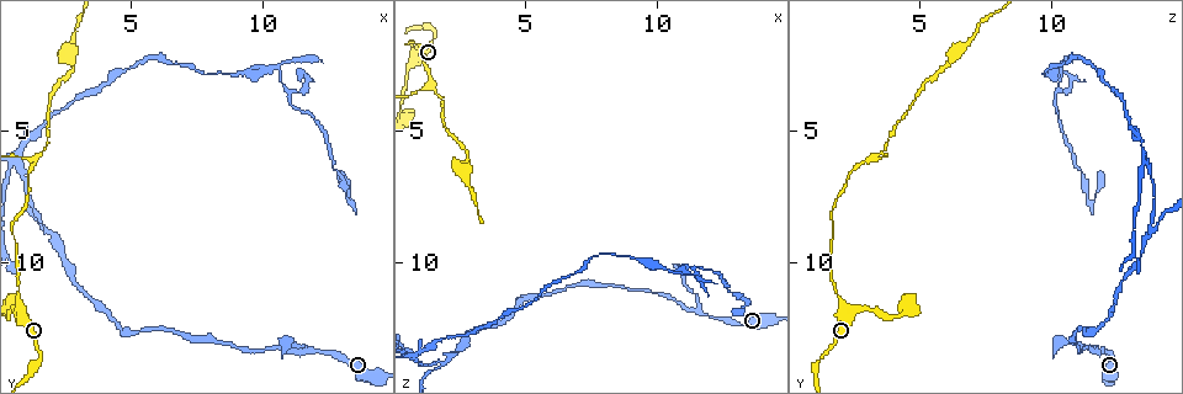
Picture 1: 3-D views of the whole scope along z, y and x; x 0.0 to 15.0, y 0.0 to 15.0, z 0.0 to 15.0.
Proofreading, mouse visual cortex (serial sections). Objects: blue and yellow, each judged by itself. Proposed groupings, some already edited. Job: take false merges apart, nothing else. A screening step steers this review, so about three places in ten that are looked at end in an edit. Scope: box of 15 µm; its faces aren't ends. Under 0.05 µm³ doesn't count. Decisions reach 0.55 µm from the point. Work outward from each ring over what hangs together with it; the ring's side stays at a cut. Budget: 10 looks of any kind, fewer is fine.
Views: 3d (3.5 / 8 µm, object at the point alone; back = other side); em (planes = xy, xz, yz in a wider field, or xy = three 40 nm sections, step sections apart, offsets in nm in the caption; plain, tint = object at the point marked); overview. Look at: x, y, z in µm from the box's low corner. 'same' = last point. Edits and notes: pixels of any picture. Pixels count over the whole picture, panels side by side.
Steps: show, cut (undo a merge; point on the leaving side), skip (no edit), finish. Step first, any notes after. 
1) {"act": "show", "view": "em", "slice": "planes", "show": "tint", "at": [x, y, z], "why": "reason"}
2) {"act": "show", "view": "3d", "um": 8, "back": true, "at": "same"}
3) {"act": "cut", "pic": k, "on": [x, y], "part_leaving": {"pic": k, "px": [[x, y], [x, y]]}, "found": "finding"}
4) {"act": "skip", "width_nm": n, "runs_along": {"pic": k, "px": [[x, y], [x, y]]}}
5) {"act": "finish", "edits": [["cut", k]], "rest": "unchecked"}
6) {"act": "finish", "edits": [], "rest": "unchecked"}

{"act": "show", "view": "3d", "um": 8, "at": [11.5, 13.4, 11.9], "why": "a narrow waist"}

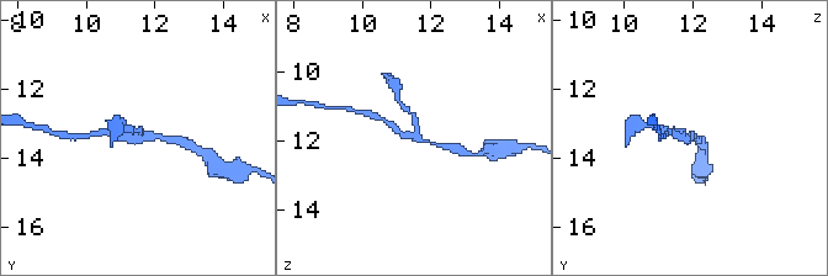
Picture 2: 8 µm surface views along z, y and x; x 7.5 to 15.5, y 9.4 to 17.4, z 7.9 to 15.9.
{"act": "show", "view": "em", "slice": "planes", "show": "tint", "at": [11.5, 13.3, 11.8], "arms": 3, "arm_widths_nm": [150, 150, 200]}

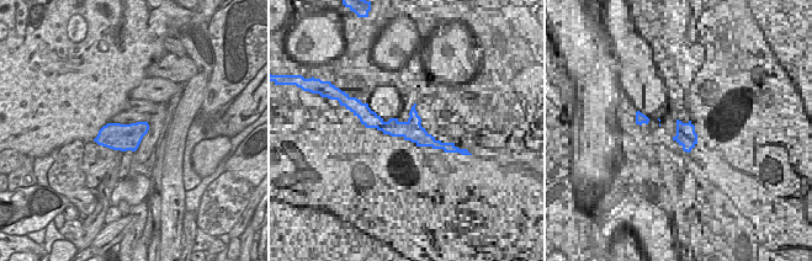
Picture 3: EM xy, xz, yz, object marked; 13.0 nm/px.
{"act": "skip", "width_nm": 360, "runs_along": {"pic": 2, "px": [[449, 147], [403, 134], [383, 120]]}, "found": "one cell here"}

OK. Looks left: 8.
{"act": "show", "view": "3d", "um": 8, "at": [1.3, 6.0, 3.2], "why": "abrupt turn"}

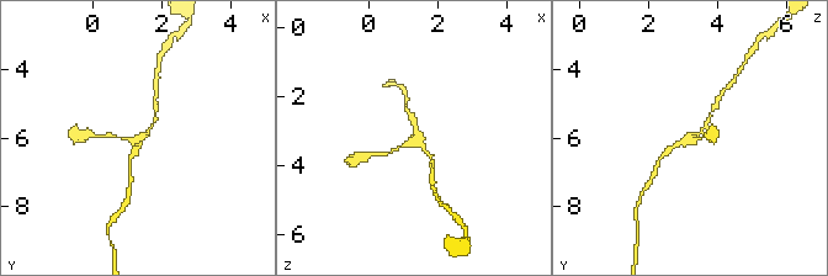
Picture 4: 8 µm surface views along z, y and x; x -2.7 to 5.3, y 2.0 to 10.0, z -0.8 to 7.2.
{"act": "show", "view": "3d", "um": 3.5, "back": true, "at": [1.4, 6.0, 3.2], "why": "closer look"}

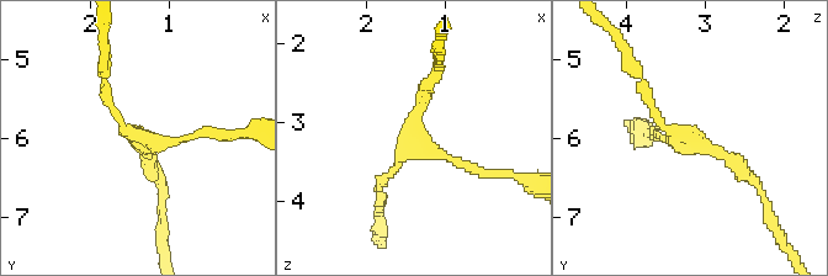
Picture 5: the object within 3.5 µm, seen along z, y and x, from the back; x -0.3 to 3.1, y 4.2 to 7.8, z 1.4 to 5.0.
{"act": "show", "view": "em", "slice": "xy", "step": 1, "show": "tint", "at": [1.40, 6.00, 3.20], "arms": 3, "arm_widths_nm": [150, 150, 200], "why": "now the EM"}

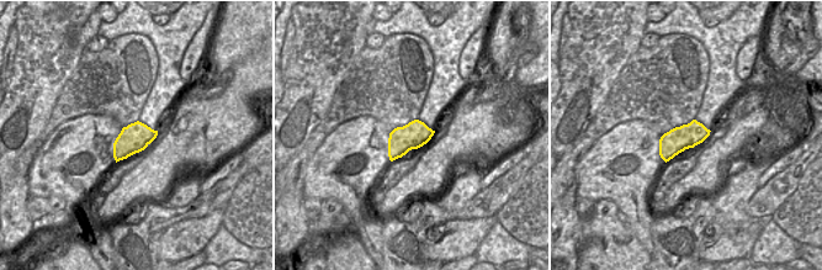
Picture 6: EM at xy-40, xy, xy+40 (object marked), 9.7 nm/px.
{"act": "skip", "width_nm": 260, "runs_along": {"pic": 5, "px": [[750, 178], [665, 128], [643, 86]]}, "found": "one cell here"}

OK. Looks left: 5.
{"act": "show", "view": "3d", "um": 3.5, "back": true, "at": [2.7, 2.2, 6.2], "why": "sudden change in width"}

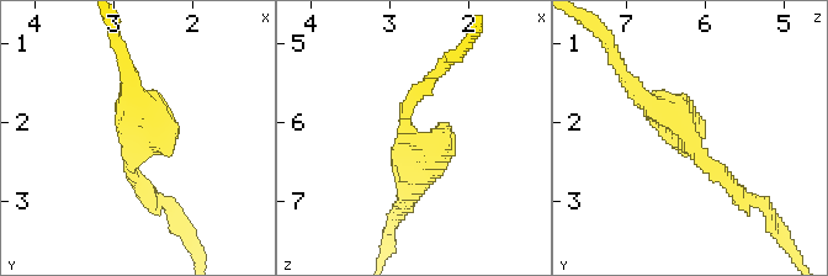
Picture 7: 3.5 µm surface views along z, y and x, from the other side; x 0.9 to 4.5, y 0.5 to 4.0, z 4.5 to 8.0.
{"act": "show", "view": "em", "slice": "xy", "step": 1, "show": "tint", "at": [2.75, 2.25, 6.20], "why": "shape alone is not enough"}

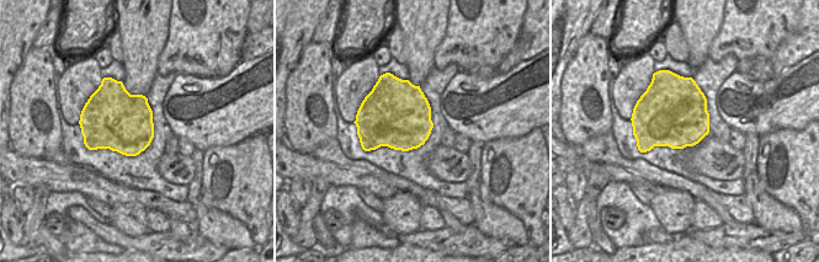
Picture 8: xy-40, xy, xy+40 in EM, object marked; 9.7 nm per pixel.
{"act": "show", "view": "em", "slice": "xy", "step": 3, "show": "tint", "at": "same"}

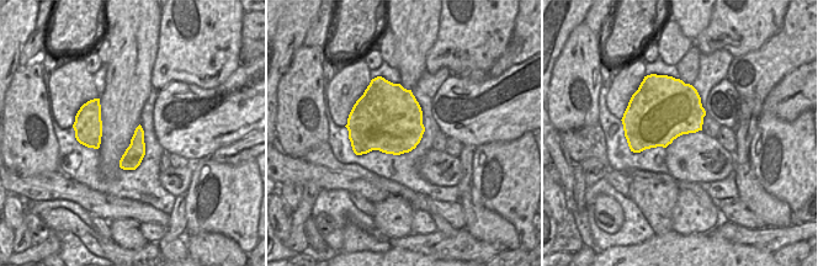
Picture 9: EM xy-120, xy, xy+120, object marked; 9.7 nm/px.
{"act": "skip", "width_nm": 650, "runs_along": {"pic": 7, "px": [[742, 197], [669, 110], [635, 91]]}, "found": "continuous, no second cell"}

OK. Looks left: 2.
{"act": "finish", "edits": [], "rest": "unchecked"}

